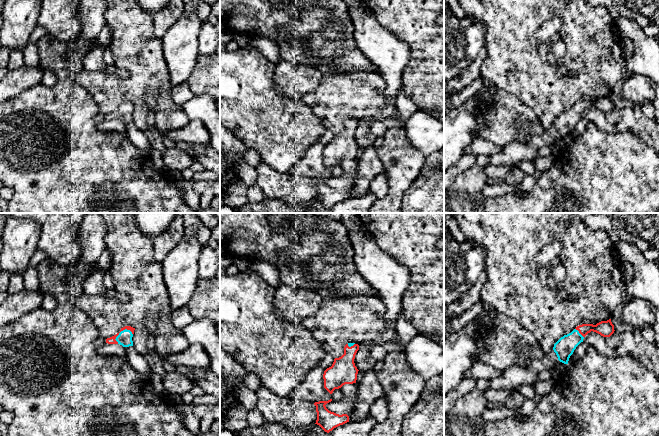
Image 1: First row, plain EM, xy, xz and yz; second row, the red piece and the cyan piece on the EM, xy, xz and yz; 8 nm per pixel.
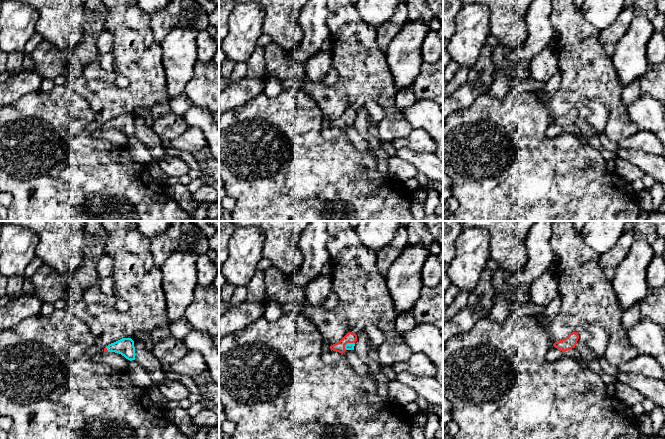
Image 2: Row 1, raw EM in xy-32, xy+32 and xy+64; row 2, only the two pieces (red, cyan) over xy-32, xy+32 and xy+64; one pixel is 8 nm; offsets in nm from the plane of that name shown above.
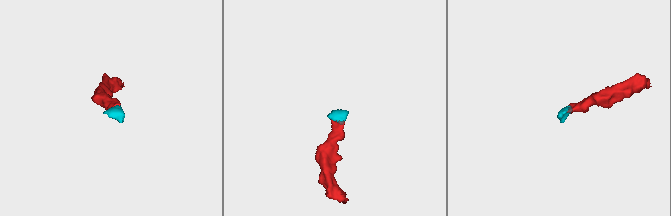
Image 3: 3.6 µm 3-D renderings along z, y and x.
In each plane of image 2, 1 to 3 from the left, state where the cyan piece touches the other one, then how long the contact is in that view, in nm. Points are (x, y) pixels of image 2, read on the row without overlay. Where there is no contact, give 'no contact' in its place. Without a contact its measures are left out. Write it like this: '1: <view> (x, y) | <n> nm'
1: xy-32 (106, 125) | 50 nm
2: xy+32 (348, 118) | 100 nm
3: no contact

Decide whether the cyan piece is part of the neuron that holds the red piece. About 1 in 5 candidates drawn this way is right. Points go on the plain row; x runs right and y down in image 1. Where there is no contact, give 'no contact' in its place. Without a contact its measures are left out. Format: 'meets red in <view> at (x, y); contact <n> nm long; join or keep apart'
meets red in xy at (120, 107); contact 160 nm long; join

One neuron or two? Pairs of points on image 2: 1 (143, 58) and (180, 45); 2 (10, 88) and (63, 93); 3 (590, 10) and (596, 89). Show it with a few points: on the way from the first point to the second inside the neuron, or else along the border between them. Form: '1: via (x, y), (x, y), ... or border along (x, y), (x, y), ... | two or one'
1: border along (159, 44), (161, 47), (162, 66), (166, 75) | two
2: border along (39, 88), (24, 94), (15, 103) | two
3: border along (580, 10), (582, 15), (600, 30) | two

